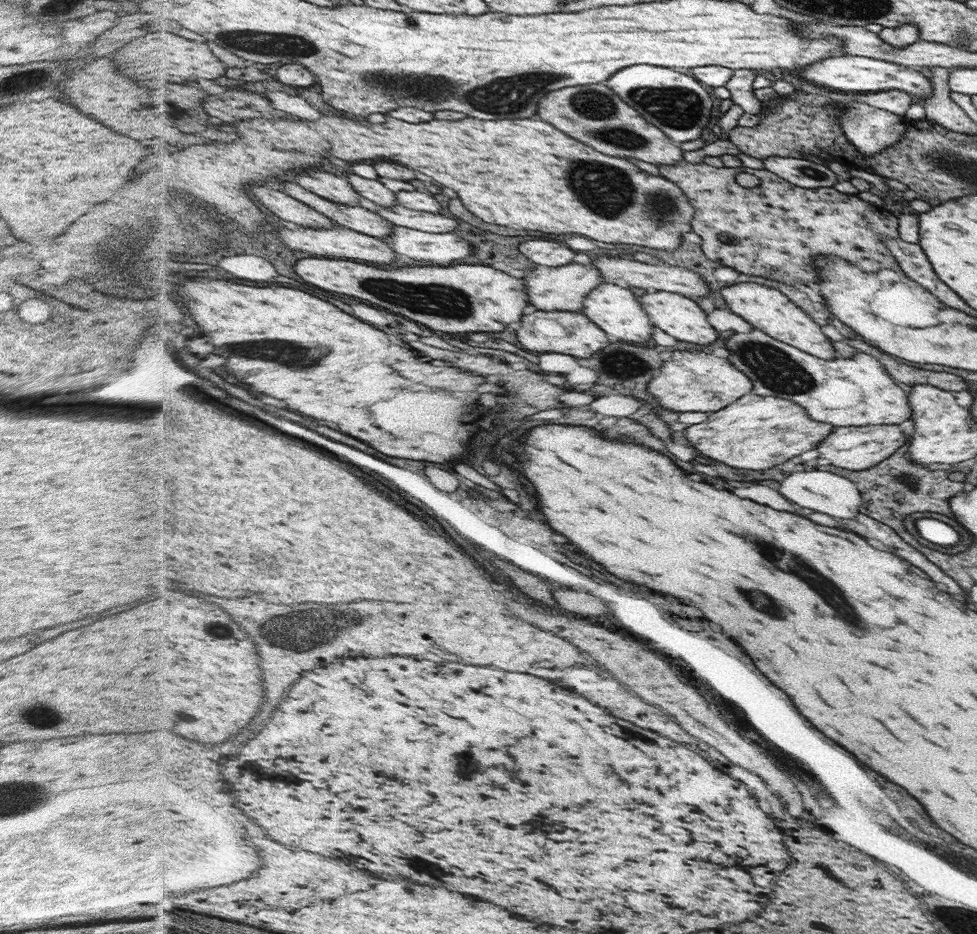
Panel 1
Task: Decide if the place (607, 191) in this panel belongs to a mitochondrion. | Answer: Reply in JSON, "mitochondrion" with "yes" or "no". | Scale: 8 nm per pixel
{"mitochondrion":"yes"}

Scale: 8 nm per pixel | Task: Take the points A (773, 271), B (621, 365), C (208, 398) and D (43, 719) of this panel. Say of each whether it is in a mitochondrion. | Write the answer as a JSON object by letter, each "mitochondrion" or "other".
{"A":"mitochondrion","B":"mitochondrion","C":"other","D":"mitochondrion"}

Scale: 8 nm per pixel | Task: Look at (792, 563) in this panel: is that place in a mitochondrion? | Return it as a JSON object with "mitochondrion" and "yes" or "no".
{"mitochondrion":"yes"}

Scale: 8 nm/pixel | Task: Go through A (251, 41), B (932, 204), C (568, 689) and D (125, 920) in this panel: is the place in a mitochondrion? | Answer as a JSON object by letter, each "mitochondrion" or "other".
{"A":"mitochondrion","B":"other","C":"other","D":"other"}

